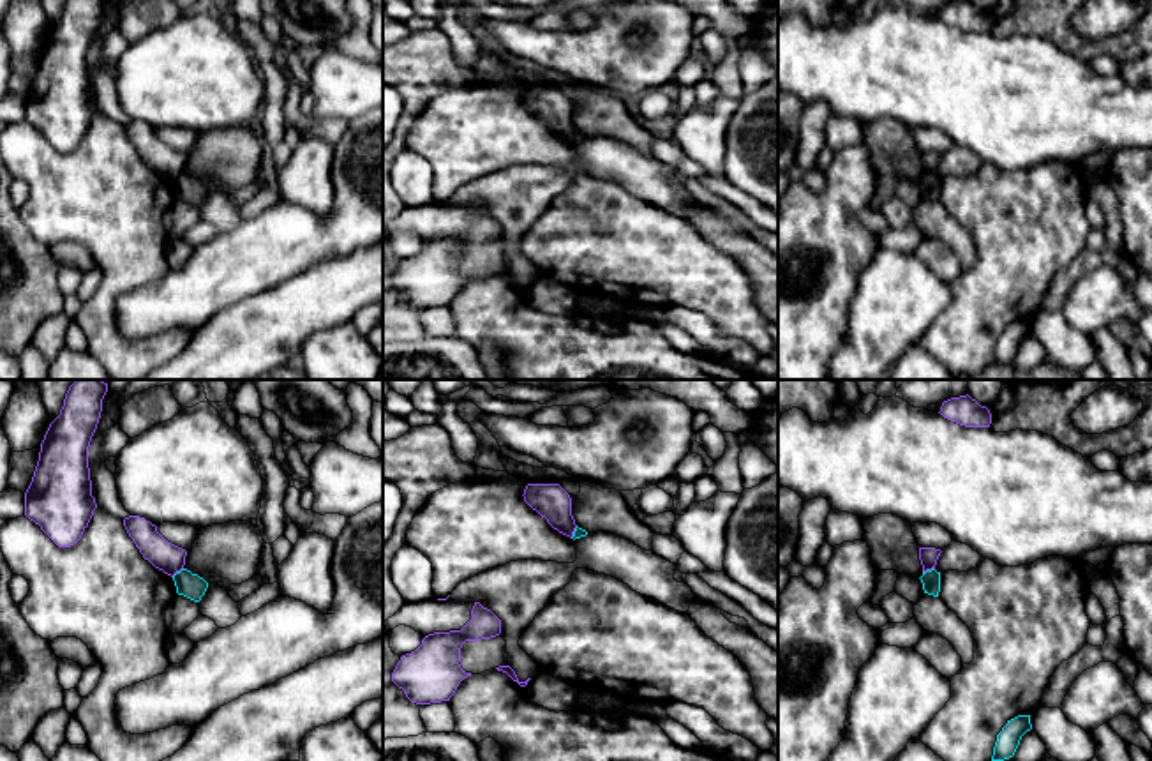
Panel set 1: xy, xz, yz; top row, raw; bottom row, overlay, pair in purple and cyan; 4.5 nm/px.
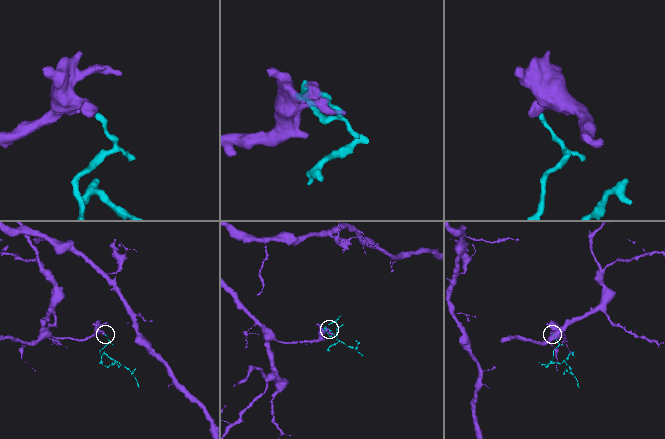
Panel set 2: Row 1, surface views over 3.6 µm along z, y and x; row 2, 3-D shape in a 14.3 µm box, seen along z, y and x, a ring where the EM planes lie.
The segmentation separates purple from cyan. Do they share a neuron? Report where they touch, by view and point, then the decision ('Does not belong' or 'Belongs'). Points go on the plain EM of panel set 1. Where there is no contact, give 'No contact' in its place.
Touches purple at yz (928, 173). Does not belong

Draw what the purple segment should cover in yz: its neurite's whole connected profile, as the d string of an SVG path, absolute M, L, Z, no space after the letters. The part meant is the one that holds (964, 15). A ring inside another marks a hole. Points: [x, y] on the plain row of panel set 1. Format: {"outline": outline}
{"outline": "M970 0L951 2L942 7L940 16L944 23L965 32L990 32L991 18Z"}

